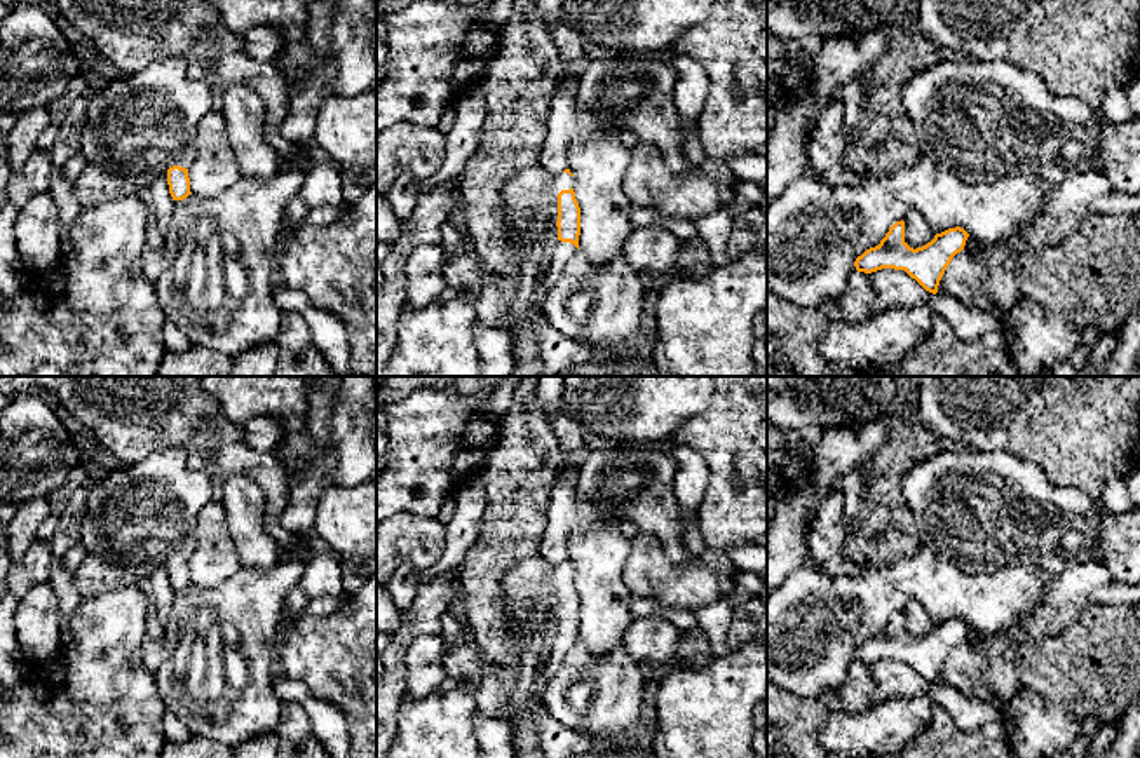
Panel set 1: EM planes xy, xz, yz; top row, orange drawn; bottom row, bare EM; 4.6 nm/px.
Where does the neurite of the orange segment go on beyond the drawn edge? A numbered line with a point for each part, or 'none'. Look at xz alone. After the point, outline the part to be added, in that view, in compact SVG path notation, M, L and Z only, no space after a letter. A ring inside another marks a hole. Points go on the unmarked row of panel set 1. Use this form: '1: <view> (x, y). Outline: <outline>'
1: xz (530, 588). Outline: M537 552L512 566L500 582L512 634L528 646L519 655L506 723L512 728L525 713L532 714L539 727L542 758L573 758L598 748L587 734L560 723L544 706L549 676L579 641L570 633L556 631L551 655L544 666L540 664L547 619L558 612L558 584L570 579L573 579L573 566L568 563L549 566Z

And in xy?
1: xy (136, 518). Outline: M162 450L129 467L96 472L87 488L85 516L80 525L80 544L87 554L124 570L127 575L150 575L167 568L167 559L188 559L197 544L197 516L213 500L214 481L187 467L183 450Z

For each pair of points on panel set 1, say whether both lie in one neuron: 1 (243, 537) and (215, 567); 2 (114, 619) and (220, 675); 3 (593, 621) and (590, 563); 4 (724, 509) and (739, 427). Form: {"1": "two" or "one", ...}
{"1": "two", "2": "two", "3": "one", "4": "one"}

